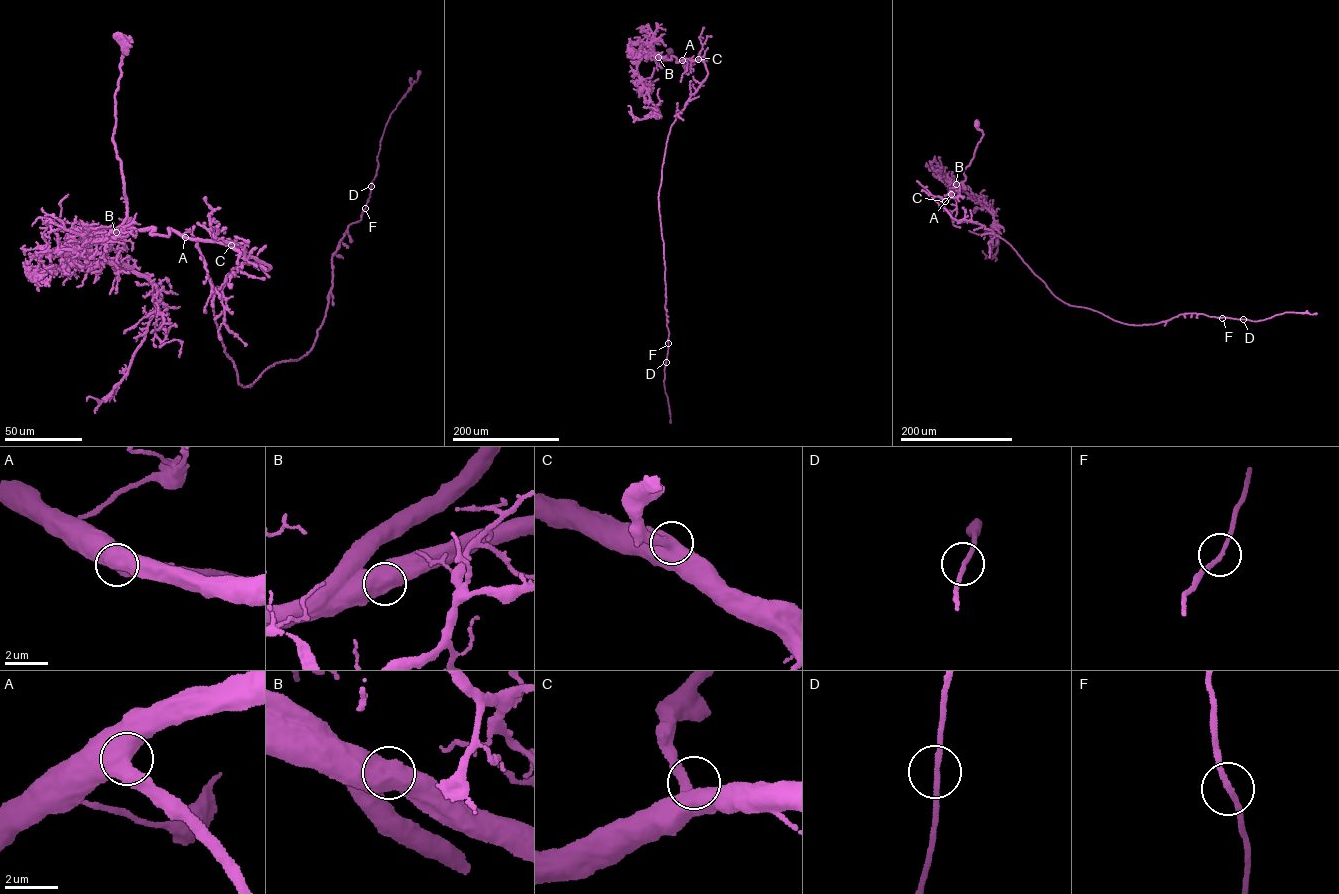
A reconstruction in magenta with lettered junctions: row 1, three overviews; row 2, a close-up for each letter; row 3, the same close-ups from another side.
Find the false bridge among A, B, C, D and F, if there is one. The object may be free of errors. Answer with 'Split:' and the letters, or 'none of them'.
Split: none of them

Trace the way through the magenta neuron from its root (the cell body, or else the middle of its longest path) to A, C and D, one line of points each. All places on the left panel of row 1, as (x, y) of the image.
A: (124, 41), (113, 139), (127, 211), (114, 230), (154, 228), (151, 233), (166, 236), (168, 228), (185, 237)
C: (124, 41), (113, 139), (127, 211), (114, 230), (154, 228), (151, 233), (166, 236), (168, 228), (231, 245)
D: (124, 41), (114, 230), (270, 266), (212, 295), (242, 386), (312, 348), (371, 186)

